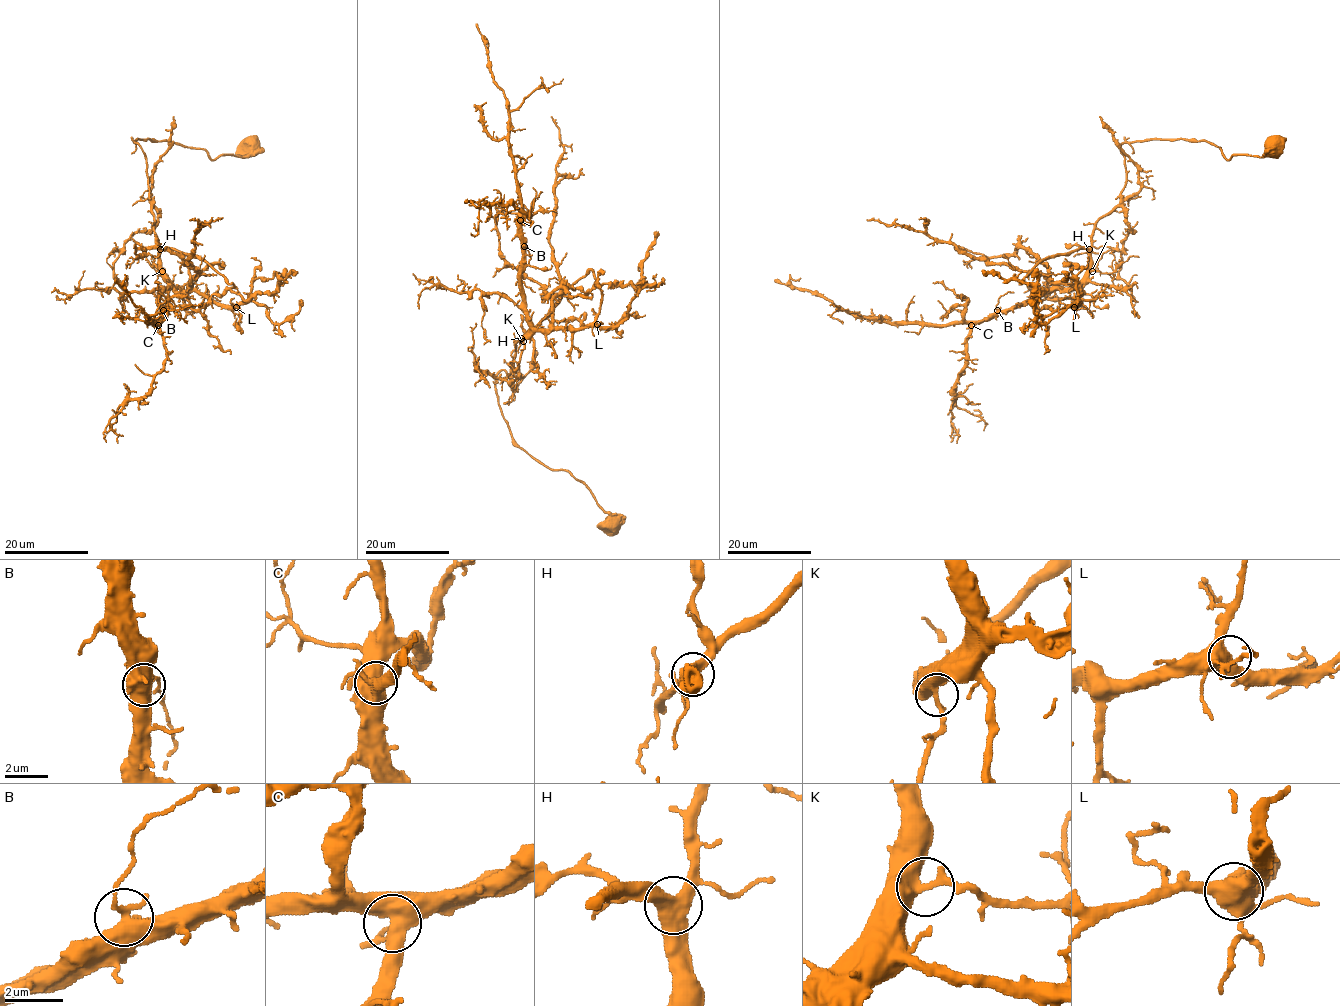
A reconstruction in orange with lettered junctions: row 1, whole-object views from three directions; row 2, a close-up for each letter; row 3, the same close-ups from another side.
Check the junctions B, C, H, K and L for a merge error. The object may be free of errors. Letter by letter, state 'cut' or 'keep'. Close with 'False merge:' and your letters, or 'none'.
B: keep
C: keep
H: keep
K: keep
L: keep
False merge: none

